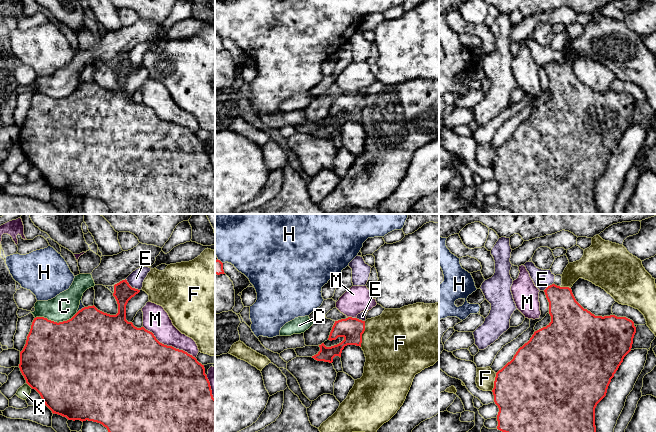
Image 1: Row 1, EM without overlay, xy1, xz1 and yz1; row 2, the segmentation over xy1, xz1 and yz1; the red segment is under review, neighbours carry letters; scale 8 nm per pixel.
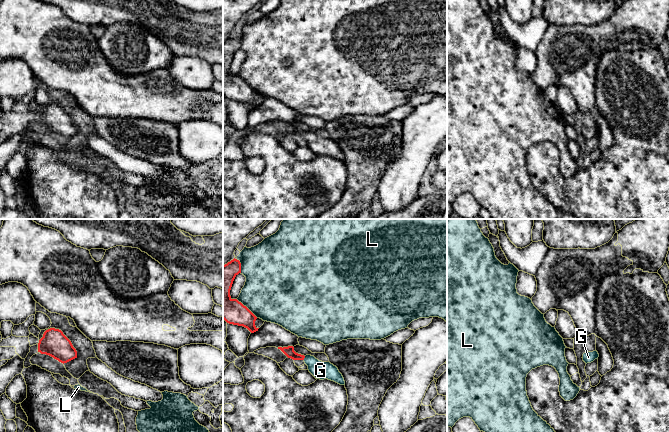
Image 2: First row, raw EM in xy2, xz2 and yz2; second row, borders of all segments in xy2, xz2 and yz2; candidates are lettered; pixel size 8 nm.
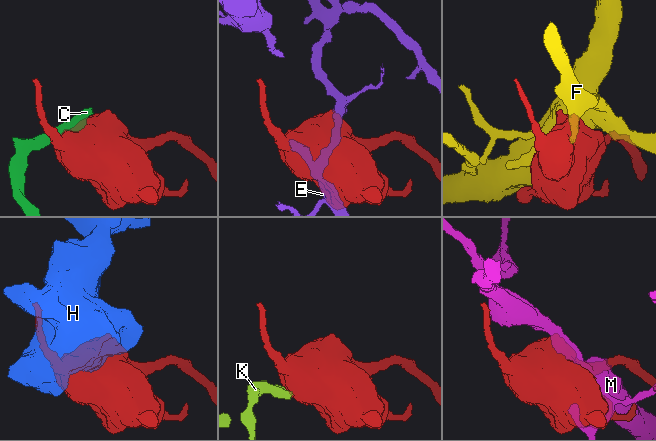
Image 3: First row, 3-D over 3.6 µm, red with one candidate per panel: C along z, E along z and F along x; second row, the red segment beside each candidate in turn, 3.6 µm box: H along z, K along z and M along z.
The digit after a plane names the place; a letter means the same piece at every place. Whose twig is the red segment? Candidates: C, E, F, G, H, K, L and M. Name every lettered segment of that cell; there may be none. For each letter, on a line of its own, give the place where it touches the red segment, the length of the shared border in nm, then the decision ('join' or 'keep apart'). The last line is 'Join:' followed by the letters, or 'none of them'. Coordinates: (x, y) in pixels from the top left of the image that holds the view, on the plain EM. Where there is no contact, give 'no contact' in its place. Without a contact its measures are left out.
C: xy1 (56, 98) | 340 nm | keep apart
E: xy1 (131, 63) | 150 nm | keep apart
F: xz1 (362, 109) | 220 nm | keep apart
G: xz2 (304, 133) | 40 nm | join
H: xy1 (81, 85) | 80 nm | keep apart
K: xy1 (29, 161) | 80 nm | keep apart
L: xz2 (246, 83) | 220 nm | keep apart
M: xy1 (169, 122) | 500 nm | keep apart
Join: G

